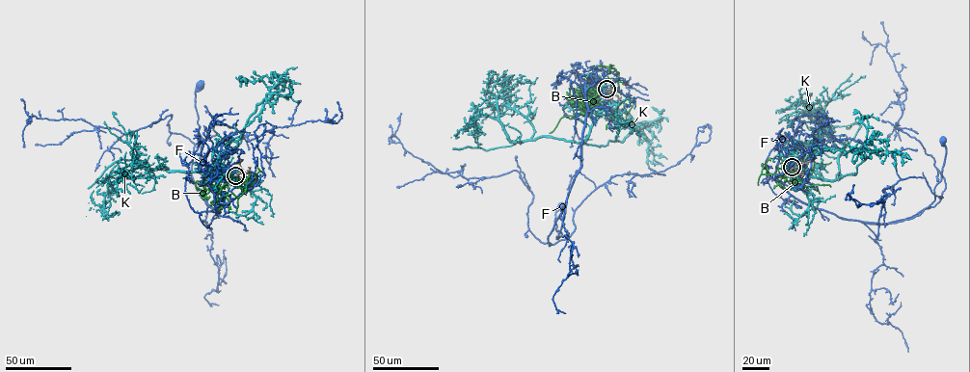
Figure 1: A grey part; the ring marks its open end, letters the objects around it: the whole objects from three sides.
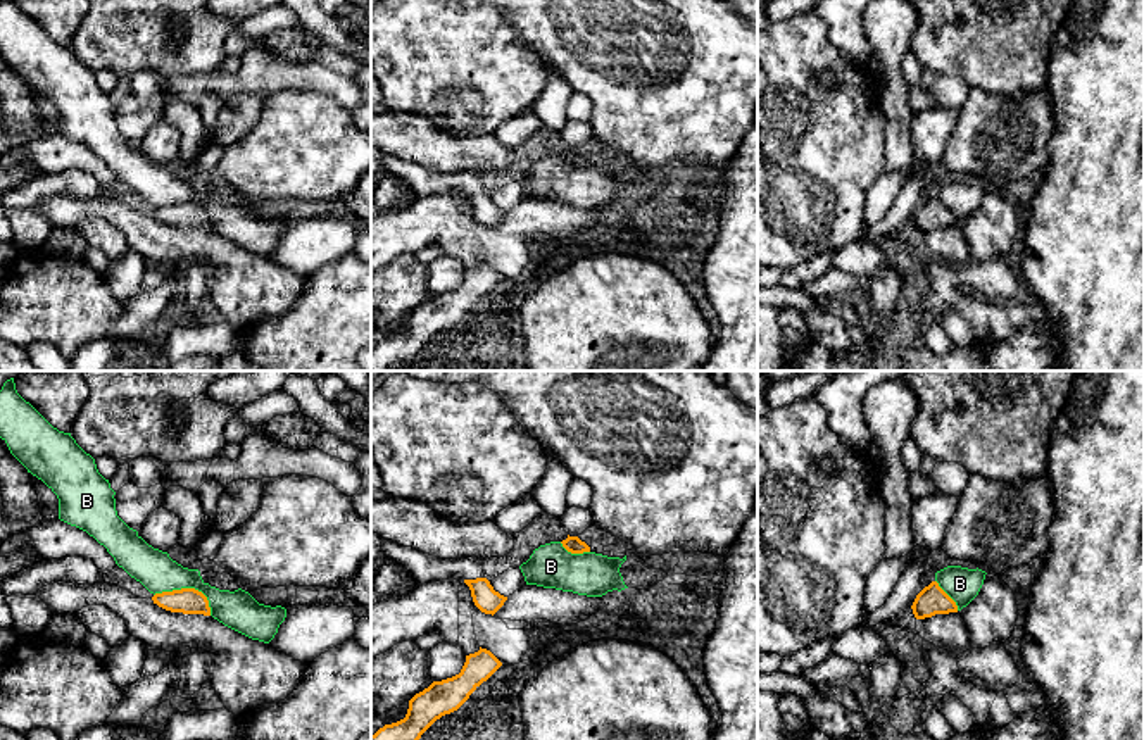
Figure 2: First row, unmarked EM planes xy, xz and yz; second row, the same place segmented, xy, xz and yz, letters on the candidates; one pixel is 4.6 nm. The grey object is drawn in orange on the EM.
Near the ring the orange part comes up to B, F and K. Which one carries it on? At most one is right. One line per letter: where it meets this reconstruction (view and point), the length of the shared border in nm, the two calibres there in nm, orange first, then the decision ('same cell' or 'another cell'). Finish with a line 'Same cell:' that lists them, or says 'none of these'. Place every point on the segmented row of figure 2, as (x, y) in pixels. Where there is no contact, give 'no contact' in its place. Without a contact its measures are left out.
B: meets orange in xy at (188, 589); contact 280 nm long; 130 nm thick on the orange side, 180 nm on the other; another cell
F: no contact; same cell
K: no contact; another cell
Same cell: F

